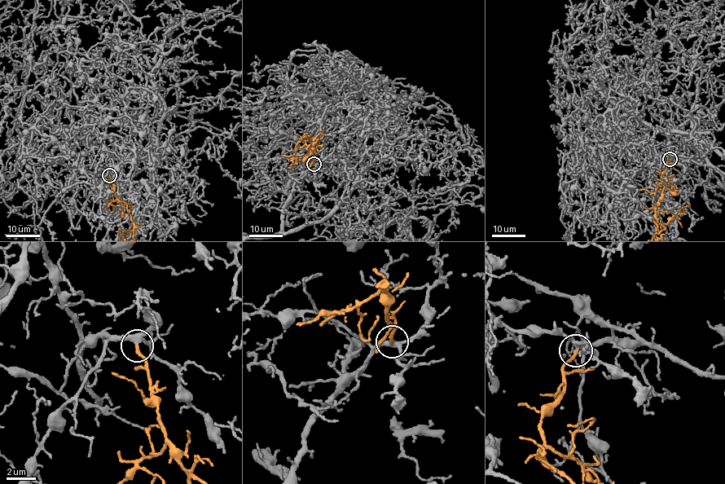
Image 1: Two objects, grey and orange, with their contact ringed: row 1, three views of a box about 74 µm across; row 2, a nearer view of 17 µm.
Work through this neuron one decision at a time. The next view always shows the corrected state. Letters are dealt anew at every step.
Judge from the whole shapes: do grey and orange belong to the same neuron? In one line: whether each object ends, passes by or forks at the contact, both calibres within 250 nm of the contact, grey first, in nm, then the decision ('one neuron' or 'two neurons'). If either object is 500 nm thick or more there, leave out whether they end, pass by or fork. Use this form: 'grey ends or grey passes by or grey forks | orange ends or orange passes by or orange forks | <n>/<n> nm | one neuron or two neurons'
grey forks | orange ends | 280/200 nm | one neuron

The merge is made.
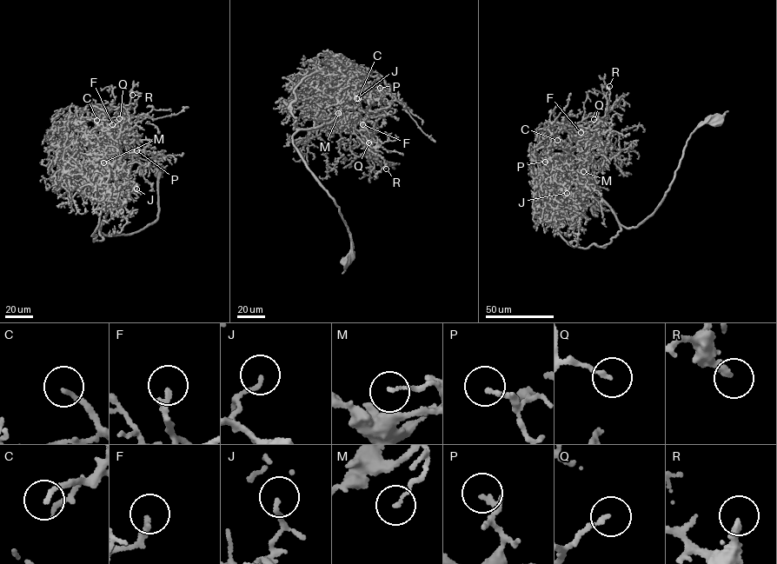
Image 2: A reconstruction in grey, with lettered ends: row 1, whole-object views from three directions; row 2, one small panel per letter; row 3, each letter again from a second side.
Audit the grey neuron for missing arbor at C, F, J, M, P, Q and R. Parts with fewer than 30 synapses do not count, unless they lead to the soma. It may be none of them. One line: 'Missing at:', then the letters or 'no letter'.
Missing at: F, P

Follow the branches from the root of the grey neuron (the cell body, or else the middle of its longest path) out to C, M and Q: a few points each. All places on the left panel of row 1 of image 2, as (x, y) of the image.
C: (158, 171), (156, 220), (129, 234), (100, 231), (116, 194), (122, 155), (98, 138), (105, 115), (96, 120)
M: (158, 171), (156, 220), (130, 234), (107, 235), (100, 230), (116, 183), (111, 164), (103, 162)
Q: (158, 171), (156, 220), (129, 234), (100, 231), (116, 194), (112, 160), (134, 140), (119, 127), (119, 118)

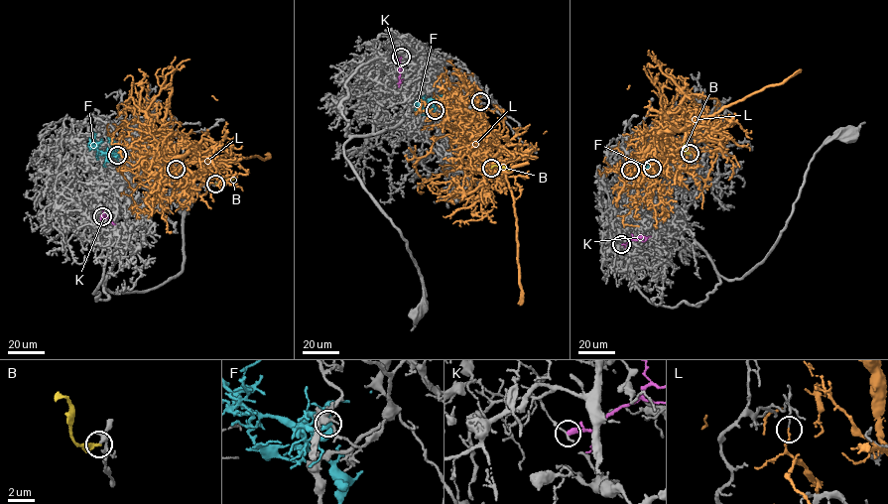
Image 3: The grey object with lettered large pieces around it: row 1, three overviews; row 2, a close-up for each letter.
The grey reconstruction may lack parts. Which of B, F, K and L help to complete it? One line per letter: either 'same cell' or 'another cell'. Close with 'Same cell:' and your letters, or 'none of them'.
B: another cell
F: another cell
K: another cell
L: another cell
Same cell: none of them

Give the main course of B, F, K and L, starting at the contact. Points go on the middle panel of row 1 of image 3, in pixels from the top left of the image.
B: (491, 168), (495, 166), (510, 169)
F: (435, 110), (433, 106), (422, 101), (424, 107), (427, 105)
K: (401, 57), (399, 82), (403, 78)
L: (480, 101), (466, 101), (465, 104), (483, 121), (498, 145), (502, 171), (511, 189), (516, 218), (520, 305)

